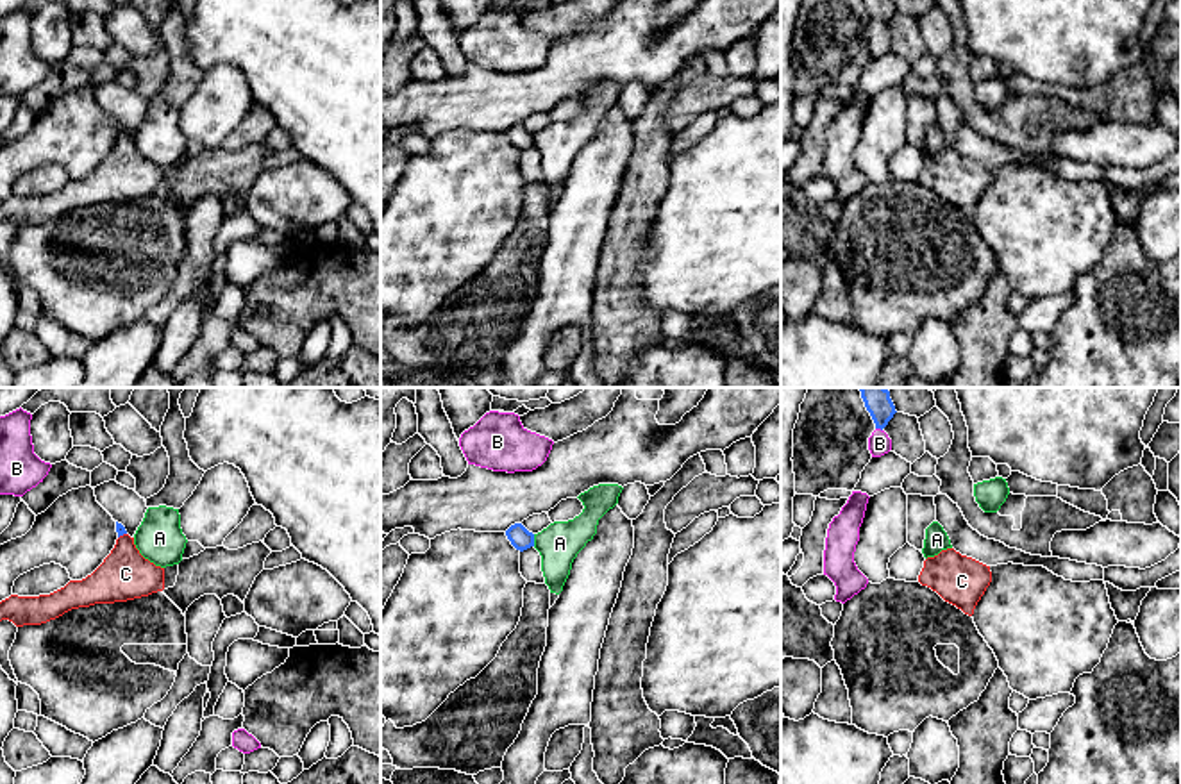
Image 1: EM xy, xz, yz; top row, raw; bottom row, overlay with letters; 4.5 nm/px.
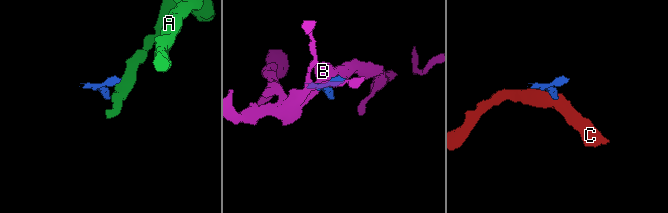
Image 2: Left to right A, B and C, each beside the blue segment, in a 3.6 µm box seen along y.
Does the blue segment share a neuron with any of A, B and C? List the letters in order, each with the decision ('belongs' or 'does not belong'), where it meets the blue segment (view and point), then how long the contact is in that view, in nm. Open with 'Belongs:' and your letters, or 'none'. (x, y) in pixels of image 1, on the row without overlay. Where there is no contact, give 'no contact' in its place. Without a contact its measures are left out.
Belongs: C
A: does not belong; contact xz (533, 140); length 60 nm
B: does not belong; contact yz (879, 27); length 40 nm
C: belongs; contact xy (122, 134); length 50 nm

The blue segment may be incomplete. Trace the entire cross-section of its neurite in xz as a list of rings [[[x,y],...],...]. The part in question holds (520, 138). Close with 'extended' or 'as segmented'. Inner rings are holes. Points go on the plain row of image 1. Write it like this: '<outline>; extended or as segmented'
[[[515,123],[506,130],[507,139],[511,141],[511,145],[523,152],[531,146],[534,146],[534,134],[529,132],[522,123]]]; as segmented

